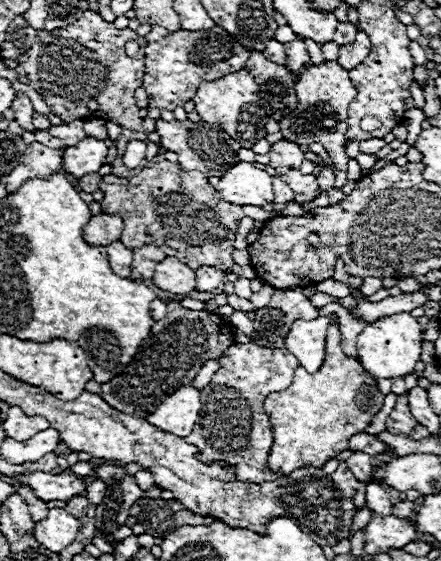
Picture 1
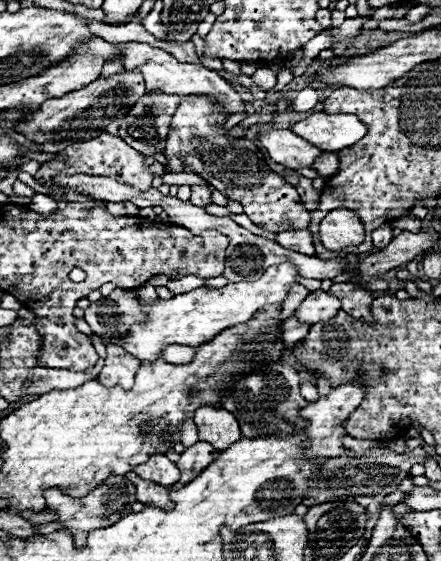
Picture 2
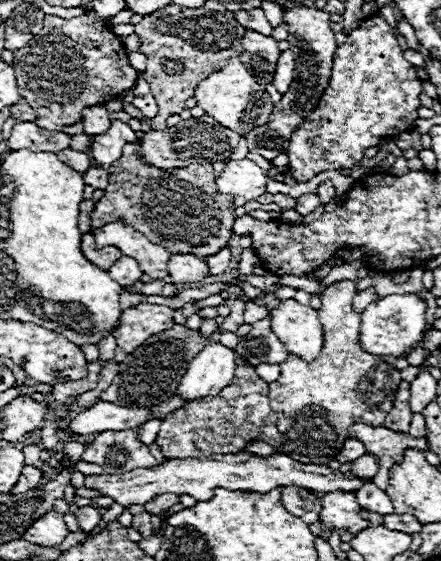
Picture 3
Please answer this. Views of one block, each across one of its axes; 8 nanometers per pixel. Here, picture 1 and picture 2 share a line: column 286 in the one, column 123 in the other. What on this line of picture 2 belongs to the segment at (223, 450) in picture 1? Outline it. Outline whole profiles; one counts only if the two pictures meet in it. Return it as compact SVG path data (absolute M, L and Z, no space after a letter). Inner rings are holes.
M110 346L110 348L106 348L106 350L108 350L108 354L106 354L104 368L102 368L98 380L100 380L104 386L120 384L122 388L130 388L132 382L134 382L134 372L136 372L138 366L140 366L140 360L134 358L132 354L124 352L124 350L118 348L118 346Z

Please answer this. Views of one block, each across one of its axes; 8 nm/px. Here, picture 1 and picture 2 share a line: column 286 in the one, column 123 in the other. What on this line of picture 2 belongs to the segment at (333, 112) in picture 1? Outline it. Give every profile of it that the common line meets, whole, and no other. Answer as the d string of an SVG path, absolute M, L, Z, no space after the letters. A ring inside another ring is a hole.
M148 90L122 118L118 136L144 156L156 156L164 150L172 114L180 104L178 96Z

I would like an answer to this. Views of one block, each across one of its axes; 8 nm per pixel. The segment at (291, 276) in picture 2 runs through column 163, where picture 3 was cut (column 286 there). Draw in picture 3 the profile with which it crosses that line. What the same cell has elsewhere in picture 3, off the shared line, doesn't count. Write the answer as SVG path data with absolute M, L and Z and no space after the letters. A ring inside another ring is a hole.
M294 298L284 300L272 314L272 330L284 342L288 354L314 362L324 344L318 312Z

